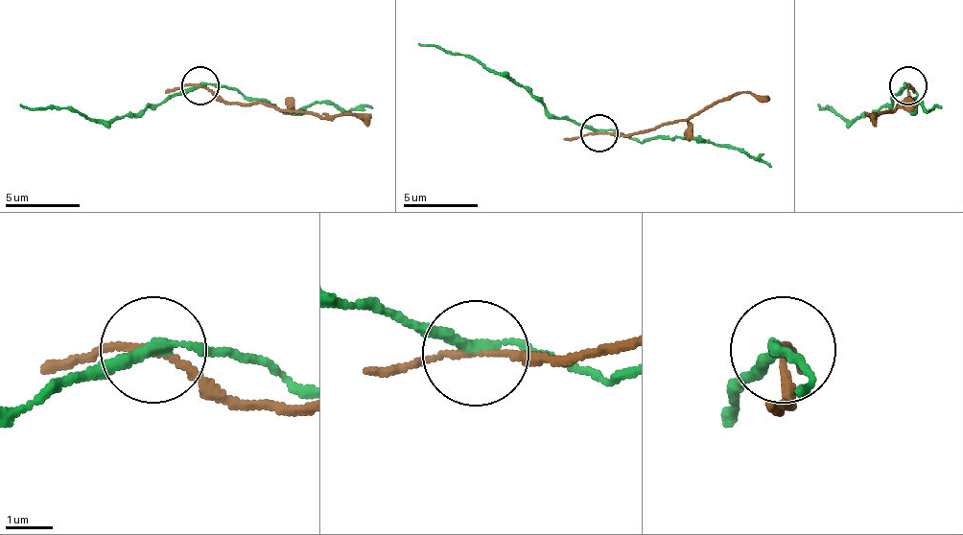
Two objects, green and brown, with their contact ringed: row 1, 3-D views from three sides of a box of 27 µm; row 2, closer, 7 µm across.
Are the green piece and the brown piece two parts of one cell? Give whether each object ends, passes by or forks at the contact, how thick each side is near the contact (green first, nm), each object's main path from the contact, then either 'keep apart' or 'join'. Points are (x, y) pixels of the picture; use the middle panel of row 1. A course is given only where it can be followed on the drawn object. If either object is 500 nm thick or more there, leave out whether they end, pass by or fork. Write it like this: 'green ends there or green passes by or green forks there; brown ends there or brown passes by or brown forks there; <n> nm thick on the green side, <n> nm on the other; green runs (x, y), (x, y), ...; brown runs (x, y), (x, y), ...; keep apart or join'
green passes by; brown passes by; 220 nm thick on the green side, 110 nm on the other; green runs (599, 134), (551, 115), (506, 78), (465, 56), (420, 44); brown runs (599, 134), (645, 134), (693, 119), (739, 93), (754, 93), (768, 101); keep apart

